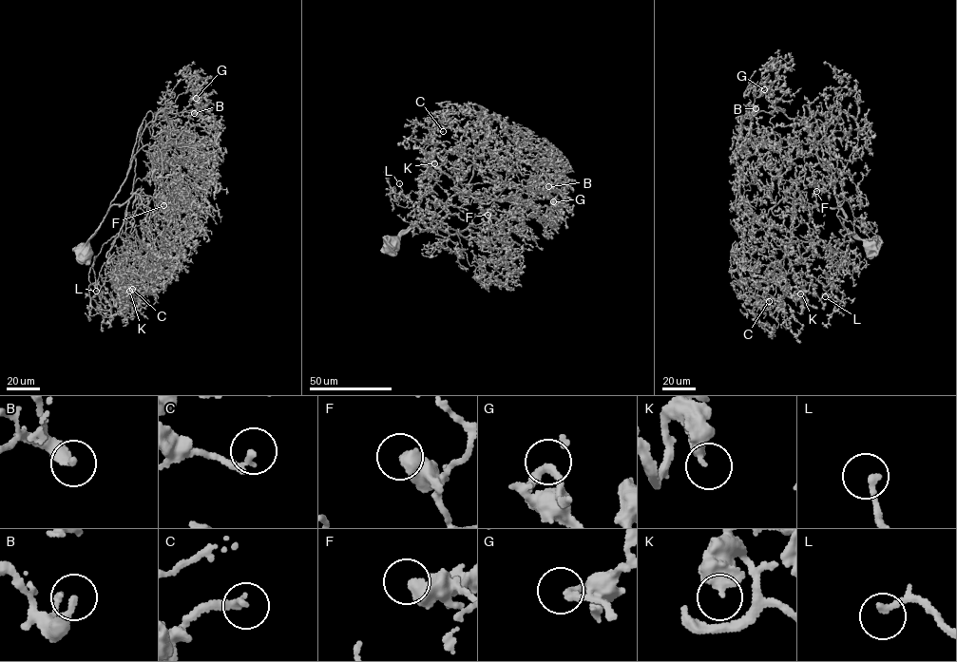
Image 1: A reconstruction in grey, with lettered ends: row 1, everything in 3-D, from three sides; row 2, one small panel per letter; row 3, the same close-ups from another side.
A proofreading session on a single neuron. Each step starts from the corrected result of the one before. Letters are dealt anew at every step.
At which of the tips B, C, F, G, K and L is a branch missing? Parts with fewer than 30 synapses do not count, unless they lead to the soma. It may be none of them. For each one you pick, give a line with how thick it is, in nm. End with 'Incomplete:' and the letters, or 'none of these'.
B: Thickness 200 nm
G: Thickness 220 nm
L: Thickness 220 nm
Incomplete: B, G, L

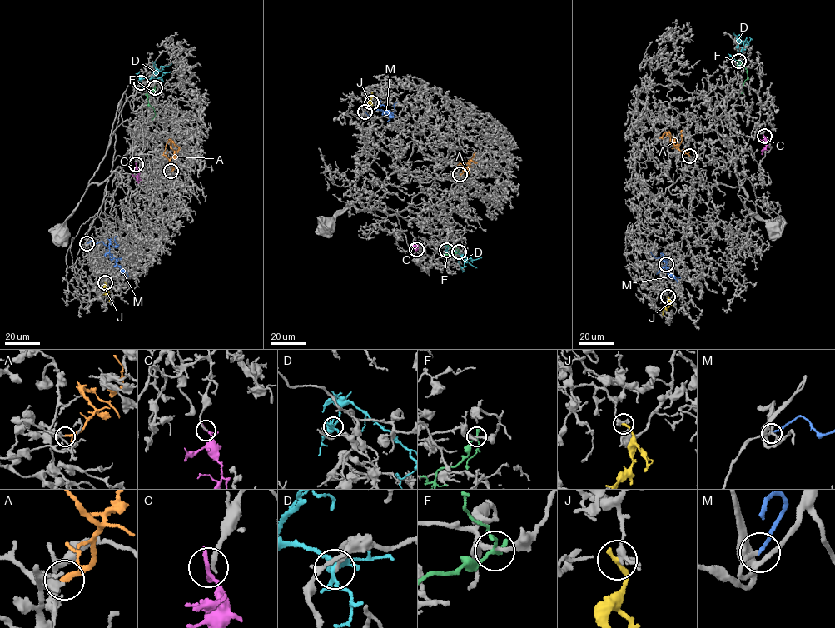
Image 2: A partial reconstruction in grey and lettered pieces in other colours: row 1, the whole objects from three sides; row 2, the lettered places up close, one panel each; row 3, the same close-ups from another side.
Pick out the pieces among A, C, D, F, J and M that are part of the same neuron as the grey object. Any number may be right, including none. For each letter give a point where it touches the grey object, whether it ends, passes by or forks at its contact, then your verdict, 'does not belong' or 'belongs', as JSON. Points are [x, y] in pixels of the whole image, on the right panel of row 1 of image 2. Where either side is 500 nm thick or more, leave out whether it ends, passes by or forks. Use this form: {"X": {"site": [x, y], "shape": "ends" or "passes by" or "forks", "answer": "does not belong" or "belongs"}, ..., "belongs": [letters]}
{"A": {"site": [689, 156], "shape": "ends", "answer": "does not belong"}, "C": {"site": [764, 136], "shape": "passes by", "answer": "does not belong"}, "D": {"site": [738, 62], "shape": "forks", "answer": "does not belong"}, "F": {"site": [738, 61], "shape": "passes by", "answer": "does not belong"}, "J": {"site": [668, 296], "shape": "ends", "answer": "does not belong"}, "M": {"site": [666, 264], "shape": "ends", "answer": "belongs"}, "belongs": ["M"]}

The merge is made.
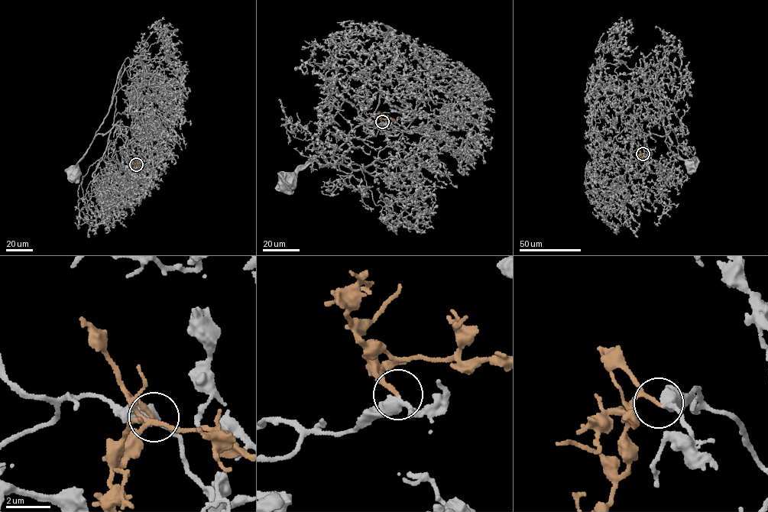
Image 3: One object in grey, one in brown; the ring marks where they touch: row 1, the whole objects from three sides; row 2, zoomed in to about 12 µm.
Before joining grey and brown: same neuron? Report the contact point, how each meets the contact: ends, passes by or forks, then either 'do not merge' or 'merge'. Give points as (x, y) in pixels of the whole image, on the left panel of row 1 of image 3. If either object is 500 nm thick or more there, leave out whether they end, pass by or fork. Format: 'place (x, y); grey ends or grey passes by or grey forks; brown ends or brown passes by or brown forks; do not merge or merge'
place (136, 164); grey passes by; brown ends; merge

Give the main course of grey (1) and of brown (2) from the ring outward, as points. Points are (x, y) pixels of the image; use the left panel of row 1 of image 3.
1: (136, 164), (128, 163), (120, 150), (113, 151), (121, 129), (115, 125), (95, 137), (77, 173)
2: (136, 164), (146, 168)

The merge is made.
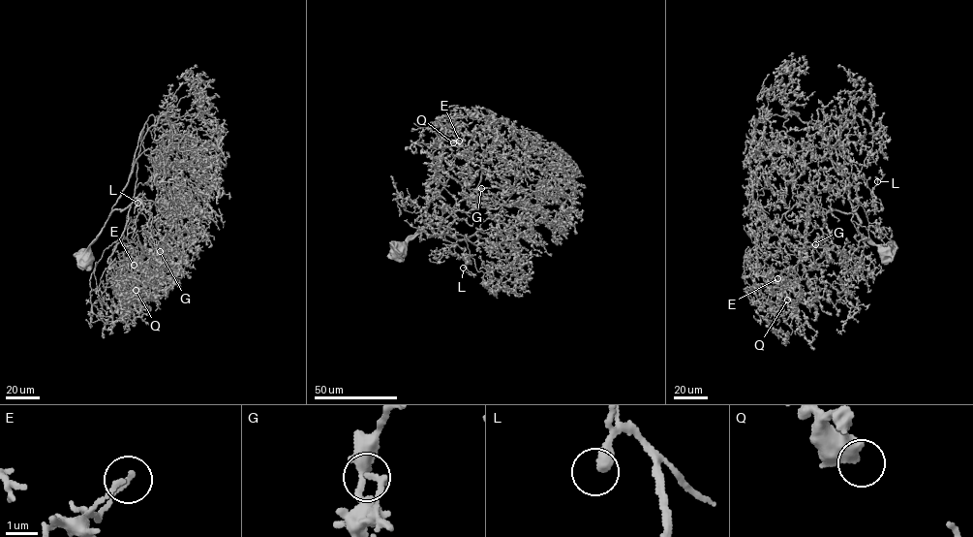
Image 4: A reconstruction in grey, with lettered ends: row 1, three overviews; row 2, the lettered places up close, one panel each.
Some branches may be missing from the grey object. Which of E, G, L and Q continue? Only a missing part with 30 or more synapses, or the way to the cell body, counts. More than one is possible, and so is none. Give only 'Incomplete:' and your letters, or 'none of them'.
Incomplete: L

